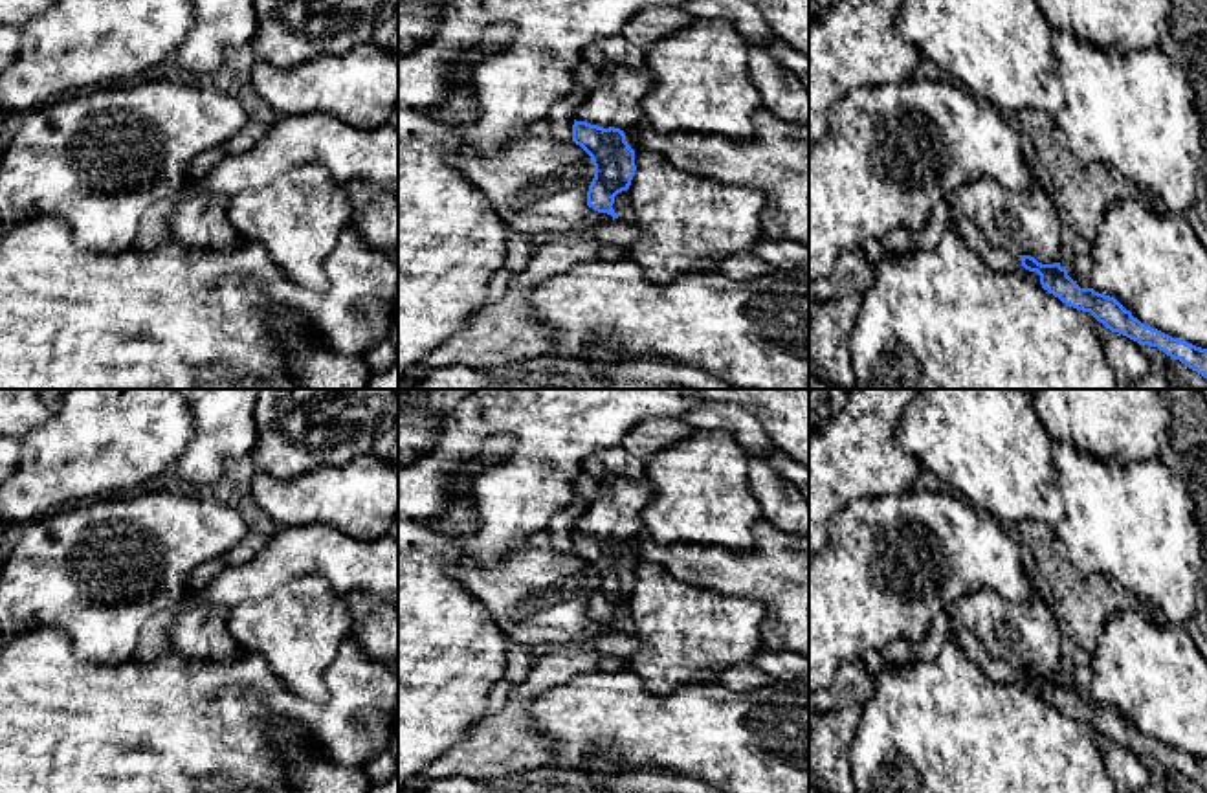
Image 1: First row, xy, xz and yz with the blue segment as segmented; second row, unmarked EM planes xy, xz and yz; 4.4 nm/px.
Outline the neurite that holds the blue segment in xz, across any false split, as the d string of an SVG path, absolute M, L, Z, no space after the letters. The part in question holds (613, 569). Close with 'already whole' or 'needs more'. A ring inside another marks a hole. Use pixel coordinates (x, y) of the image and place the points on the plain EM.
M607 475L598 483L598 496L574 523L572 553L592 571L594 589L587 617L615 630L615 608L627 602L635 587L635 562L624 542L644 531L644 508L653 497L646 479Z; needs more

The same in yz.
M1031 666L1018 668L1025 681L1040 687L1042 699L1058 709L1062 714L1077 721L1090 723L1106 740L1119 743L1139 756L1157 758L1167 767L1179 771L1189 780L1207 789L1207 760L1172 749L1141 734L1115 709L1099 705L1093 699L1080 699L1060 674L1042 676Z; already whole

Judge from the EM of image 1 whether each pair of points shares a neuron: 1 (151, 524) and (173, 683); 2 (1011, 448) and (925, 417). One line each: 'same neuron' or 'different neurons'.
1: different neurons
2: same neuron

